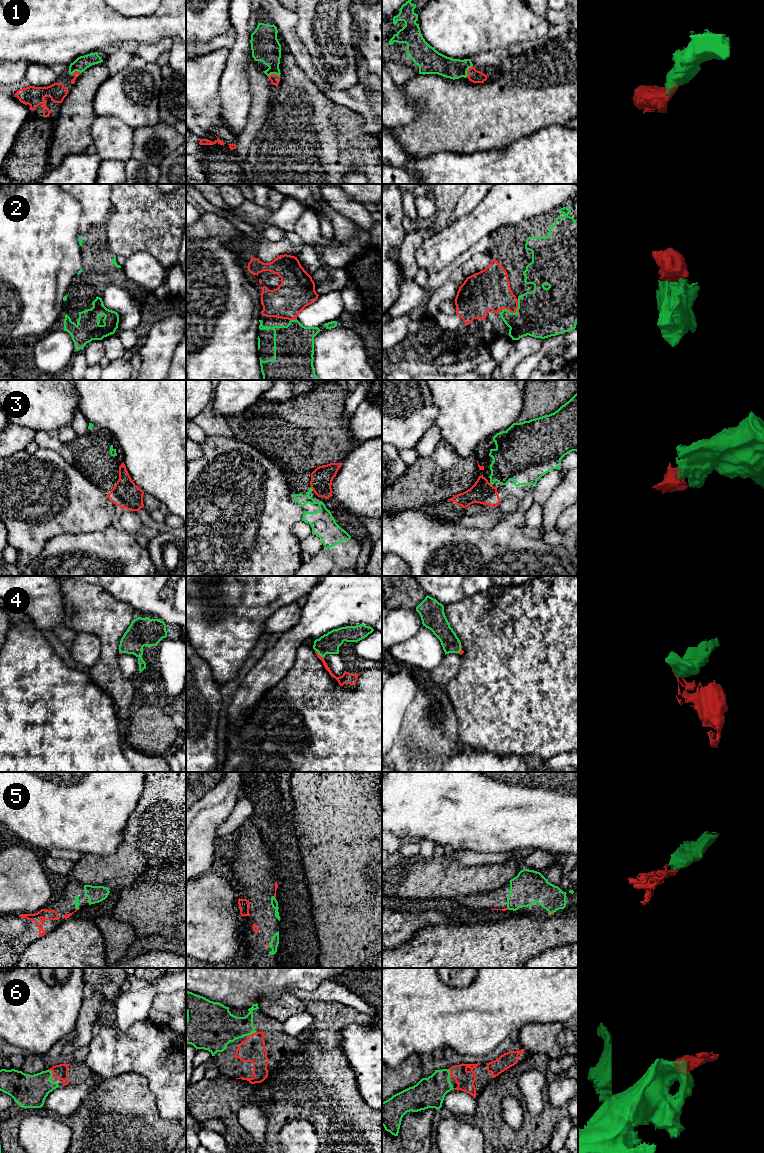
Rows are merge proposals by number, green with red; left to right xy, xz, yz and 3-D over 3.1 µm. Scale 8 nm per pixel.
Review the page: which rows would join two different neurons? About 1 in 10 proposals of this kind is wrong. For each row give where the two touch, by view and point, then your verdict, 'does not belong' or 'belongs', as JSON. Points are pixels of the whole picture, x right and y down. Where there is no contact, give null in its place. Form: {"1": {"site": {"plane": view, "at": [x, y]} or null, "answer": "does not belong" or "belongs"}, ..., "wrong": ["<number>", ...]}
{"1": {"site": {"plane": "yz", "at": [467, 70]}, "answer": "belongs"}, "2": {"site": {"plane": "yz", "at": [515, 312]}, "answer": "belongs"}, "3": {"site": {"plane": "xz", "at": [312, 489]}, "answer": "does not belong"}, "4": {"site": {"plane": "xz", "at": [319, 654]}, "answer": "belongs"}, "5": {"site": {"plane": "yz", "at": [550, 914]}, "answer": "belongs"}, "6": {"site": {"plane": "xy", "at": [52, 1073]}, "answer": "belongs"}, "wrong": ["3"]}

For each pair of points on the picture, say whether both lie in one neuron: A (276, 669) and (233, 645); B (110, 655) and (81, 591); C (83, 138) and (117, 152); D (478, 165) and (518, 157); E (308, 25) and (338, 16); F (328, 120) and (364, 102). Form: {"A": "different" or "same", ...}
{"A": "different", "B": "same", "C": "different", "D": "same", "E": "same", "F": "different"}

